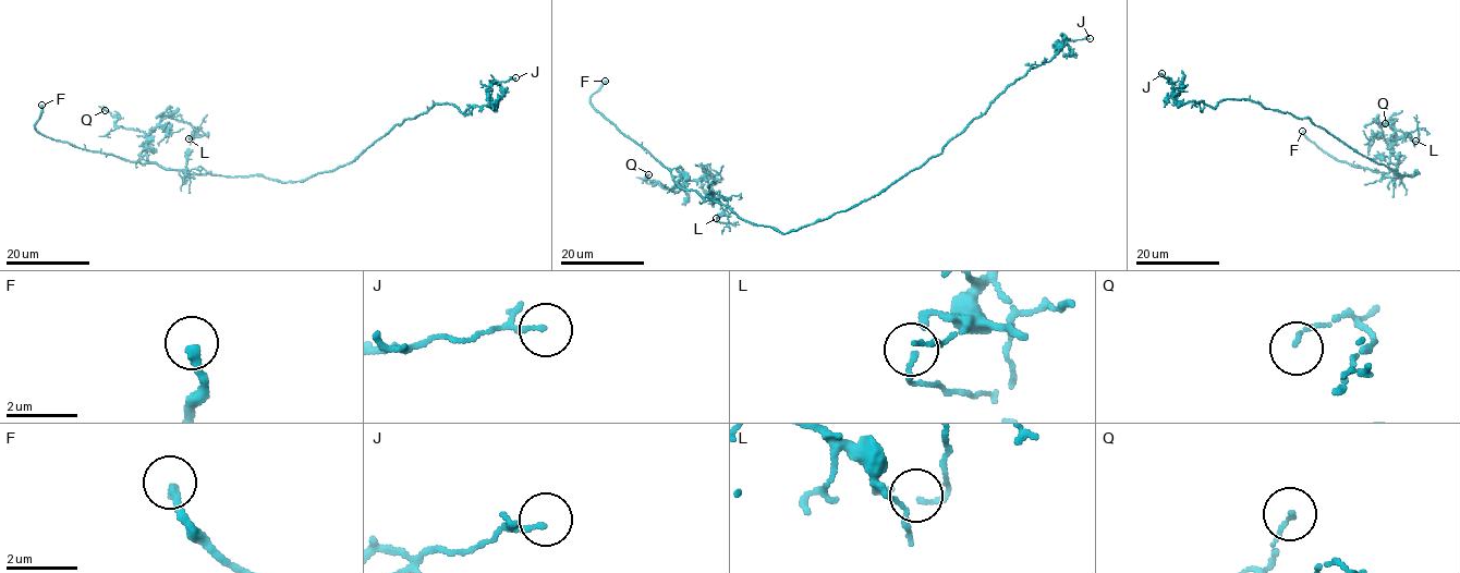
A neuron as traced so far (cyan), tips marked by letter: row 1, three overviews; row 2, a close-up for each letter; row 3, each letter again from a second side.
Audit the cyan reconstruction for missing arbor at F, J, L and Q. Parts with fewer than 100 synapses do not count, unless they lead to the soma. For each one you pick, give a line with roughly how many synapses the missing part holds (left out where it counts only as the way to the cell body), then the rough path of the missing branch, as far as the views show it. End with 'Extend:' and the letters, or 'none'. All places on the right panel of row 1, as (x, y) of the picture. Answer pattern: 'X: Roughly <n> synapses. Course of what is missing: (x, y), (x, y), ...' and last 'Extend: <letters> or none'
F: Course of what is missing: (1302, 131), (1308, 124), (1313, 126), (1340, 147), (1358, 155), (1364, 166)
Extend: F

